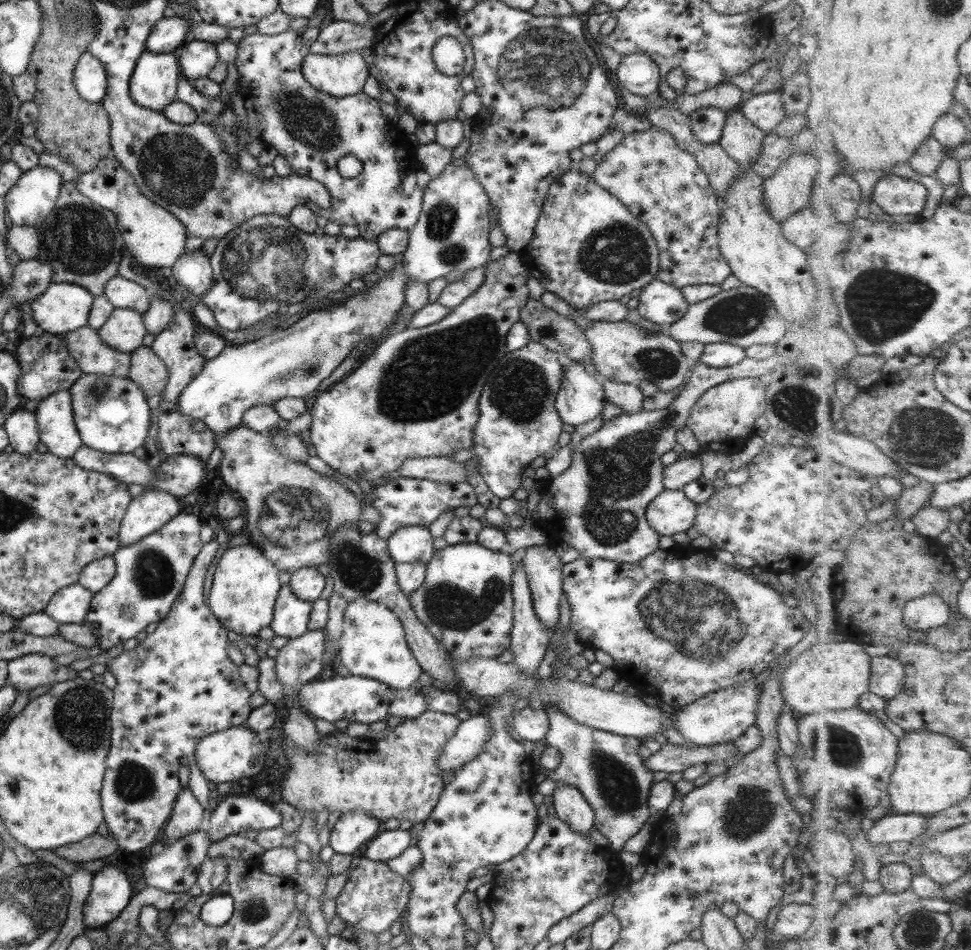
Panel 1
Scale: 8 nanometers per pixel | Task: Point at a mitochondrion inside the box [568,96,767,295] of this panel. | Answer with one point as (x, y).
(618, 253)

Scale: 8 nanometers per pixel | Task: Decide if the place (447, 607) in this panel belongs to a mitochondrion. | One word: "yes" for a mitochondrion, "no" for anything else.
yes

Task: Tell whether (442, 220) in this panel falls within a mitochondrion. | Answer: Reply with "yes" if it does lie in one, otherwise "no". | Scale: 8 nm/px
yes

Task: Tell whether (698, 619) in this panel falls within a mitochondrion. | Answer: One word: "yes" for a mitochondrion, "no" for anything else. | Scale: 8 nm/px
yes

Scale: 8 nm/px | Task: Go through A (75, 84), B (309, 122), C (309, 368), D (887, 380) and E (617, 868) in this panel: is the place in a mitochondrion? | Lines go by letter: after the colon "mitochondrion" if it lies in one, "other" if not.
A: other
B: mitochondrion
C: mitochondrion
D: other
E: other

